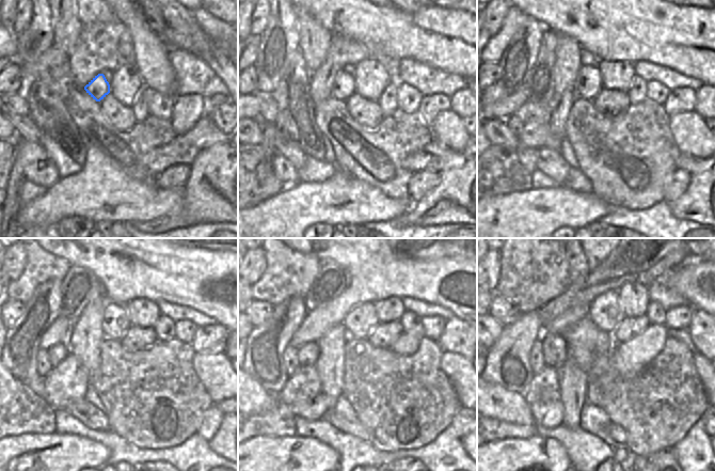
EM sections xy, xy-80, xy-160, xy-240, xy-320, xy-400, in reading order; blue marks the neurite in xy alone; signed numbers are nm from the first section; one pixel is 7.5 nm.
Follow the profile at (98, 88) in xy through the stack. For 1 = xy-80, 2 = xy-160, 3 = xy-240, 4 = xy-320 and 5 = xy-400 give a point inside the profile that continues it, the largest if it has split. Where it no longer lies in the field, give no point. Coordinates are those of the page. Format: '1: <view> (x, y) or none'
1: xy-80 (344, 87)
2: xy-160 (589, 83)
3: xy-240 (115, 320)
4: xy-320 (361, 319)
5: xy-400 (604, 312)

